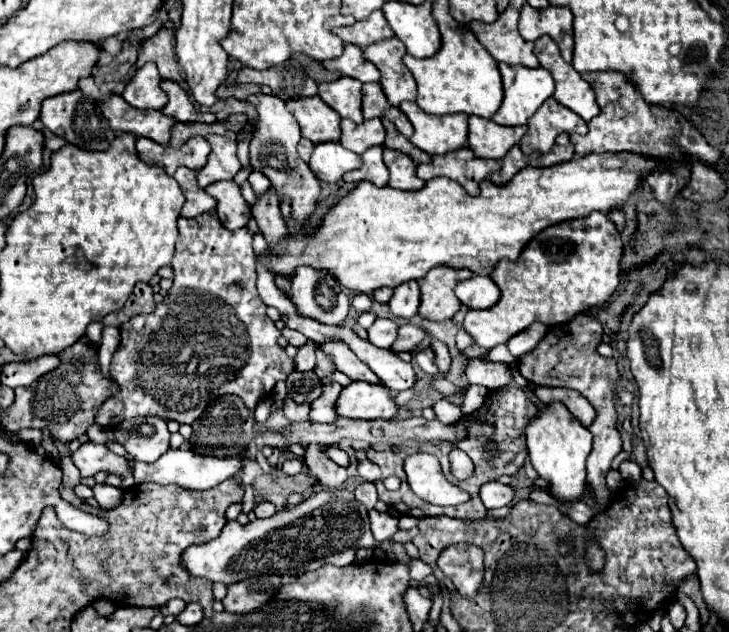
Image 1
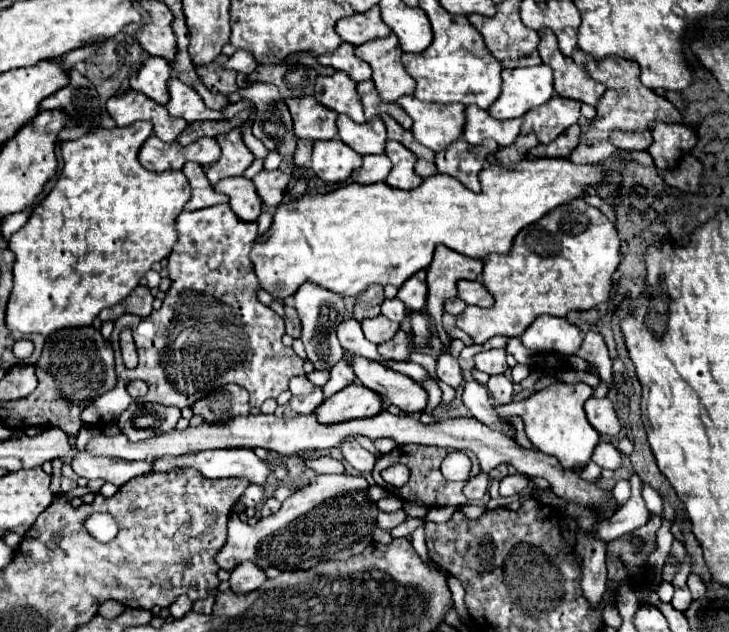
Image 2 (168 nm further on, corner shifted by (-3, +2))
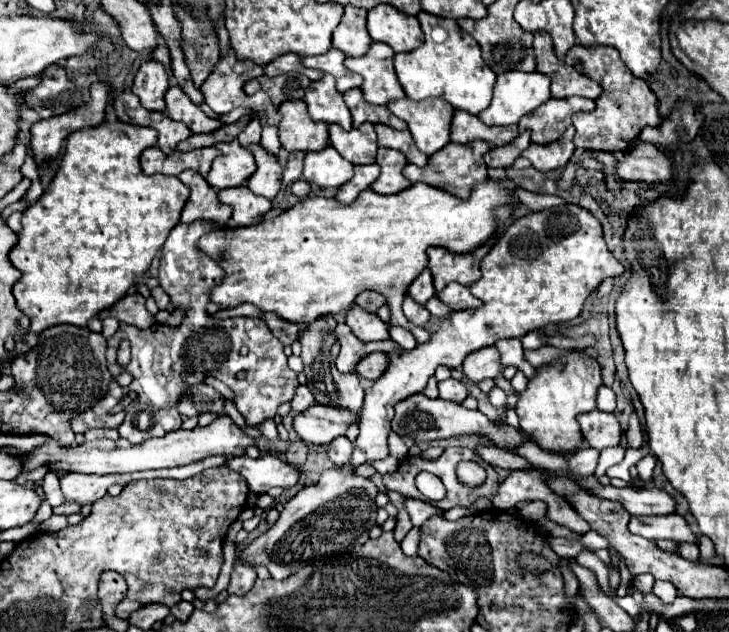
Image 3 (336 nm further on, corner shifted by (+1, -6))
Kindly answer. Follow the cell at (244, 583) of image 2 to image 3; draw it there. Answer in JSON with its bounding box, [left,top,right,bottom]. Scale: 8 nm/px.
[227,564,257,596]

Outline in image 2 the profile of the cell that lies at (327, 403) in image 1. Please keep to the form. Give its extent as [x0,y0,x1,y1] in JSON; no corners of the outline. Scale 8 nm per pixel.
[323,352,355,400]

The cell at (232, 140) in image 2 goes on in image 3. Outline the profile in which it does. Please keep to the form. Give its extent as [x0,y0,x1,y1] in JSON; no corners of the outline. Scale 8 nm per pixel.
[207,140,255,188]

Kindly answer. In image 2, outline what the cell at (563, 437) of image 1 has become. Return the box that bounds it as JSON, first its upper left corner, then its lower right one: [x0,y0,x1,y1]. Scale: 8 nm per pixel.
[493,382,599,470]

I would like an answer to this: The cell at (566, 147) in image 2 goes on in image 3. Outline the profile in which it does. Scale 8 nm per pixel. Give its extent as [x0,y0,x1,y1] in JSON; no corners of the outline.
[523,126,575,172]

